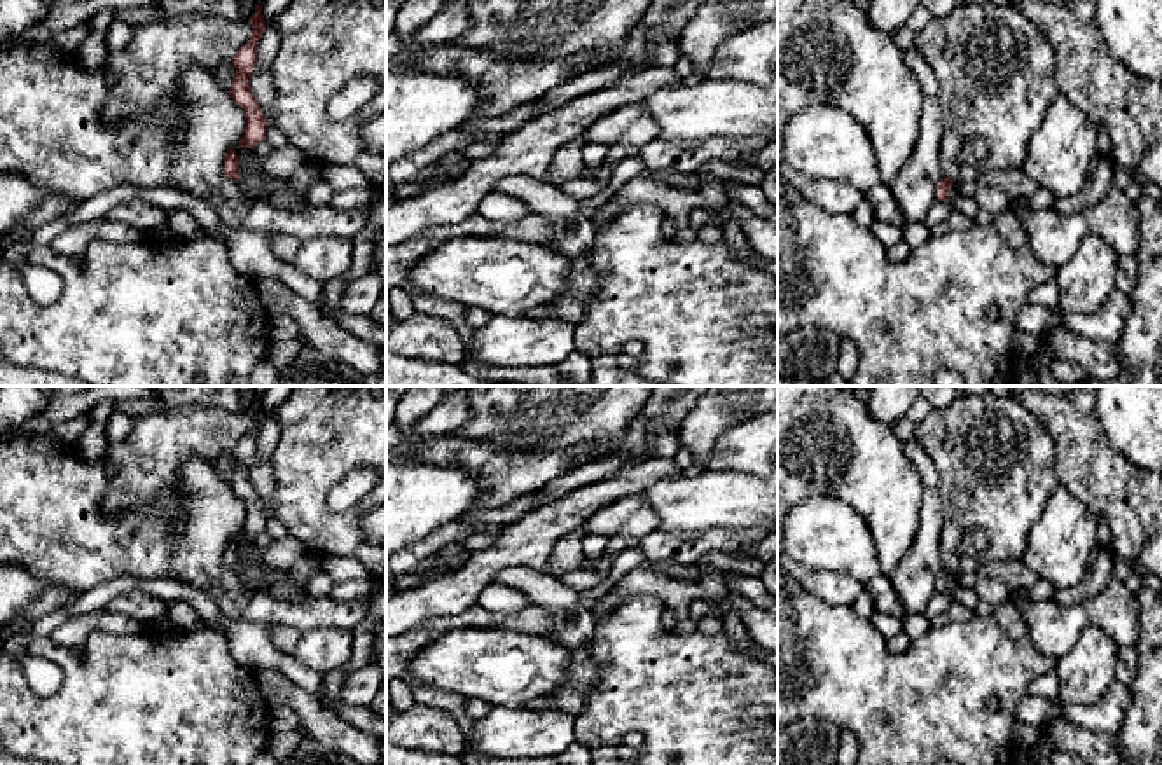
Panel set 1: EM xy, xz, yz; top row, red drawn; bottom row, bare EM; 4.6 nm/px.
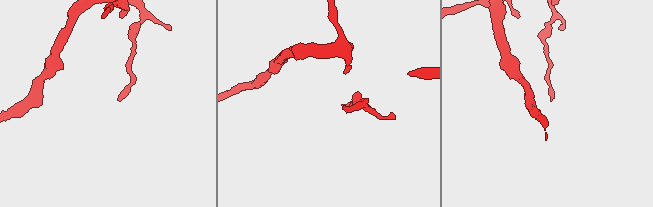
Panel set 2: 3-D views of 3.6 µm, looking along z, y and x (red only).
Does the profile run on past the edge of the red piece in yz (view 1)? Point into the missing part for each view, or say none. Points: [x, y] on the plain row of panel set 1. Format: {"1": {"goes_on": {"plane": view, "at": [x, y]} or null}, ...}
{"1": {"goes_on": null}}

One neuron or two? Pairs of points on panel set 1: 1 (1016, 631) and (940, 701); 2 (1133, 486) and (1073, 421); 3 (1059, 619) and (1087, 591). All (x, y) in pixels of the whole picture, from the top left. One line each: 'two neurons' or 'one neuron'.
1: two neurons
2: one neuron
3: two neurons

